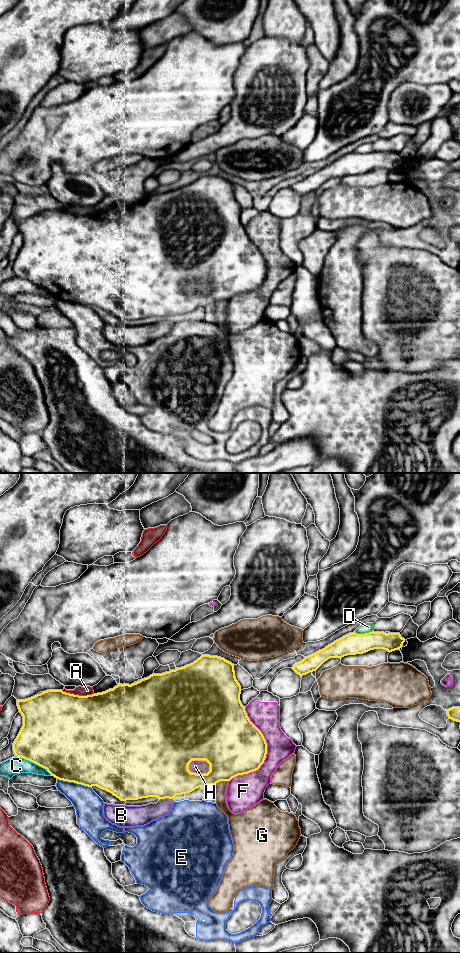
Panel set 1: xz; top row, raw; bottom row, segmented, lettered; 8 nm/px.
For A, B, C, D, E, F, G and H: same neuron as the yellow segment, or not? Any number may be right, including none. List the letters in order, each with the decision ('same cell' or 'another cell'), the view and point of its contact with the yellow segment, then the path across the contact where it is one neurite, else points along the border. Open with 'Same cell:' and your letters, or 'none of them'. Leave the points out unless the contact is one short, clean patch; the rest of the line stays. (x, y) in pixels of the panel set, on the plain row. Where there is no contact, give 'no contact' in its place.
Same cell: none of them
A: another cell; meets yellow in xz at (77, 215)
B: another cell; meets yellow in xz at (166, 317)
C: another cell; meets yellow in xz at (33, 282)
D: another cell; meets yellow in xz at (363, 154)
E: another cell; meets yellow in xz at (74, 302)
F: another cell; meets yellow in xz at (266, 273)
G: another cell; meets yellow in xz at (220, 300)
H: another cell; meets yellow in xz at (196, 279)

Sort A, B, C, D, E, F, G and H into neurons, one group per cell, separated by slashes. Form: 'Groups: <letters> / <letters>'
Groups: A / B / C / D / E / F H / G

